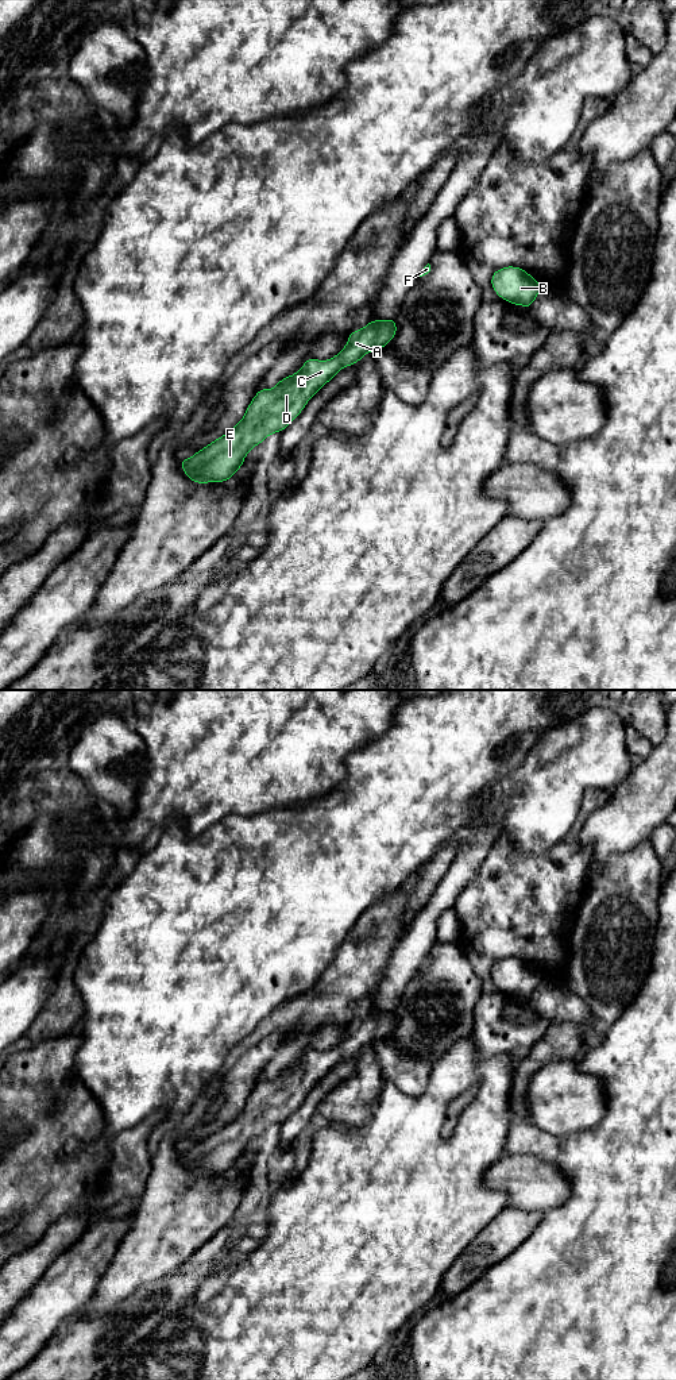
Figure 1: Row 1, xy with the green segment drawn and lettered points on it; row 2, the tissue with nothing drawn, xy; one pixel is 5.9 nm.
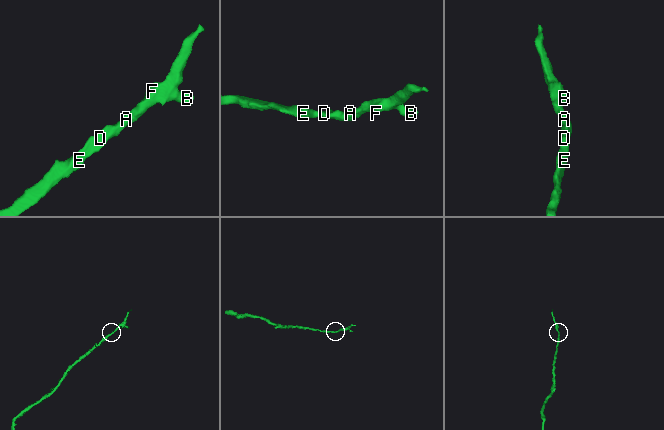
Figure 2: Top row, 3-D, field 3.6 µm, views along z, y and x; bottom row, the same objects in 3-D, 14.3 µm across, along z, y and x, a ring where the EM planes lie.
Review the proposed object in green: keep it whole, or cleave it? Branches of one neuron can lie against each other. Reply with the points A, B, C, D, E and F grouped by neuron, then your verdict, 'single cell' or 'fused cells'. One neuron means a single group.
groups A B C D E F; single cell

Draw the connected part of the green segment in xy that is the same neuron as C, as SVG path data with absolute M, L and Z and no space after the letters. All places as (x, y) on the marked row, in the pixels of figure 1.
M395 319L371 320L359 331L352 331L344 348L331 359L309 358L293 375L277 382L274 389L262 388L250 402L243 419L225 435L213 440L193 456L181 459L182 471L194 483L225 482L243 466L251 448L260 444L267 436L283 429L304 410L308 401L328 383L343 367L358 363L366 354L386 347L397 332Z

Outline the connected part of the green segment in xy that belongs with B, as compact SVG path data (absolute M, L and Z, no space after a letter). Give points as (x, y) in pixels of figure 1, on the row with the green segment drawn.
M506 266L494 271L491 286L502 300L526 308L530 308L537 294L542 290L536 278L515 266Z

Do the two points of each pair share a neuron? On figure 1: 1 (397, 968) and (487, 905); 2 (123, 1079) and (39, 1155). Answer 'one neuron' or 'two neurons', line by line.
1: two neurons
2: two neurons

